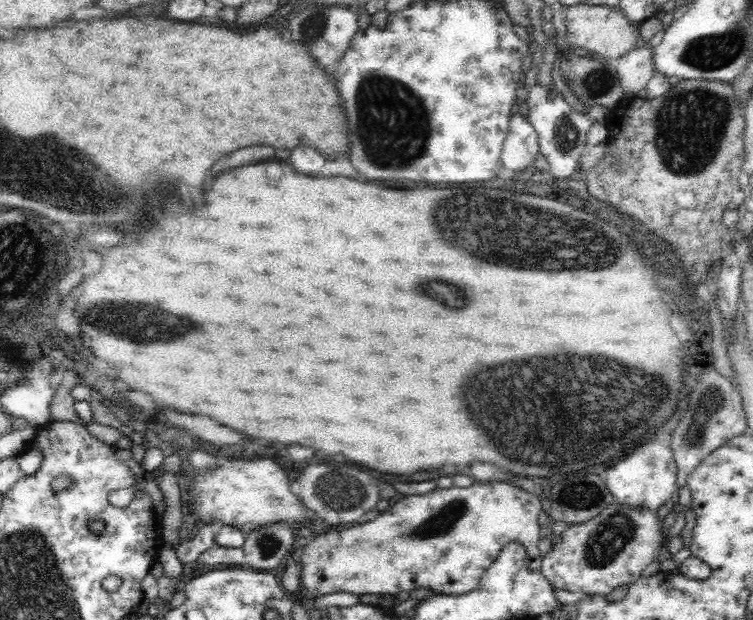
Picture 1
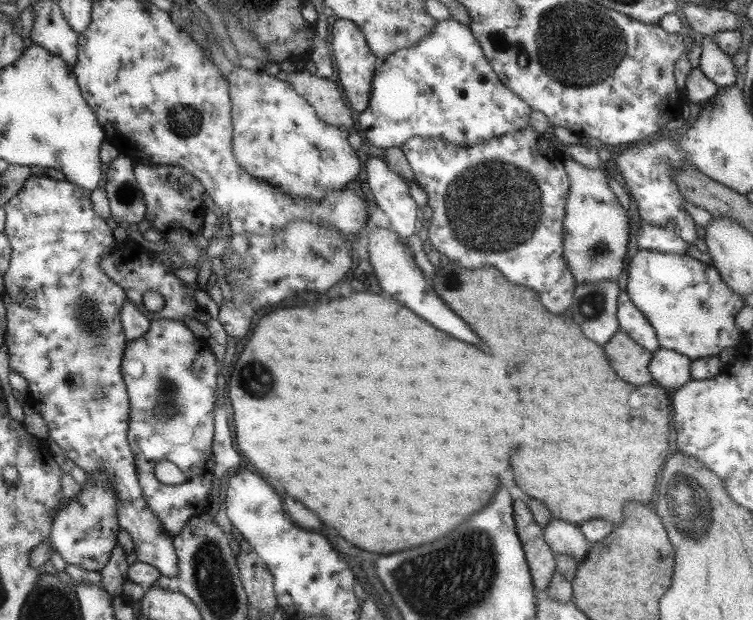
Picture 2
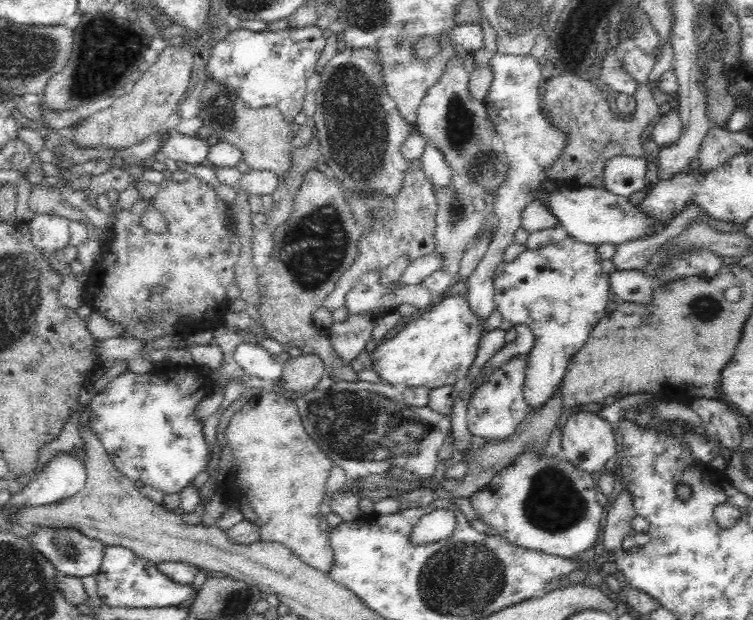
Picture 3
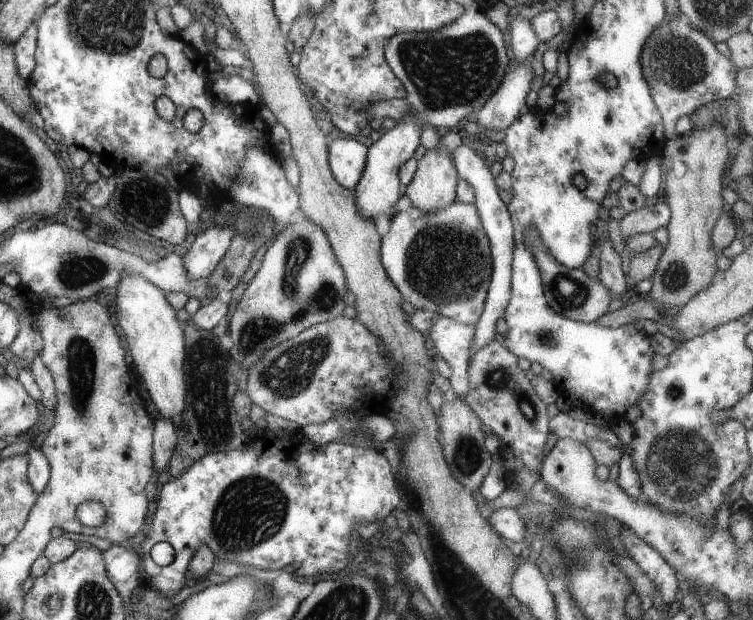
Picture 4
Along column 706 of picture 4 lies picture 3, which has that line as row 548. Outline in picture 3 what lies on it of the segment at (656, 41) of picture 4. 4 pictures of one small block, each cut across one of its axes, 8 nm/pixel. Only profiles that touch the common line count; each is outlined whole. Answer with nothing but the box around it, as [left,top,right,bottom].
[28,527,105,579]

